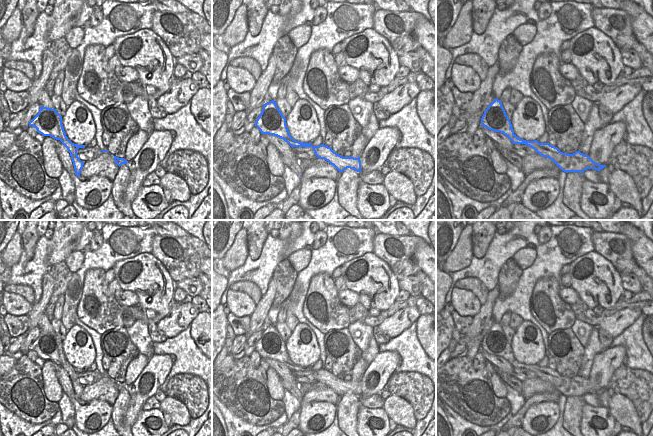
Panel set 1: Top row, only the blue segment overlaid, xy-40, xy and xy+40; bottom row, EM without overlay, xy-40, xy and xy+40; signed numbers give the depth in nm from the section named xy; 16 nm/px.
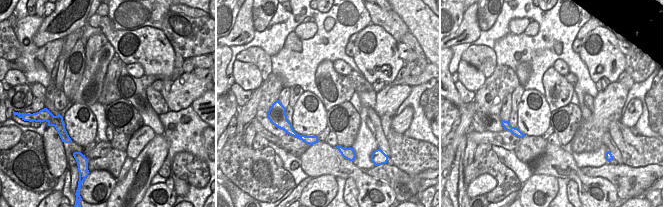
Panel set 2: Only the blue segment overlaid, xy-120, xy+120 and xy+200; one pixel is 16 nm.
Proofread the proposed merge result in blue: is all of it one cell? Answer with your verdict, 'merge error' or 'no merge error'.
merge error

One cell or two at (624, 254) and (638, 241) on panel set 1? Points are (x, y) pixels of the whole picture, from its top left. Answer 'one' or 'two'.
two

